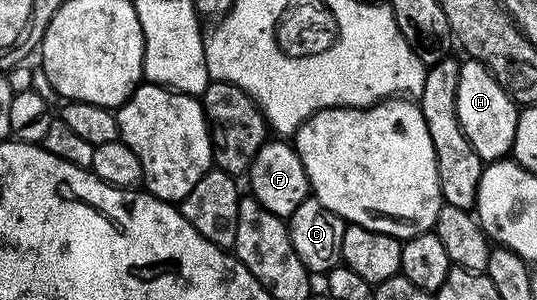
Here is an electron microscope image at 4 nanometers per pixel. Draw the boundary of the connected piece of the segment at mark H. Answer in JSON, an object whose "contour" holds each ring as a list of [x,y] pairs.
{"contour":[[[466,58],[461,63],[460,84],[456,84],[456,116],[460,116],[460,128],[464,128],[464,136],[468,136],[483,163],[505,159],[513,151],[518,112],[509,90],[498,83],[484,63],[475,58]]]}

